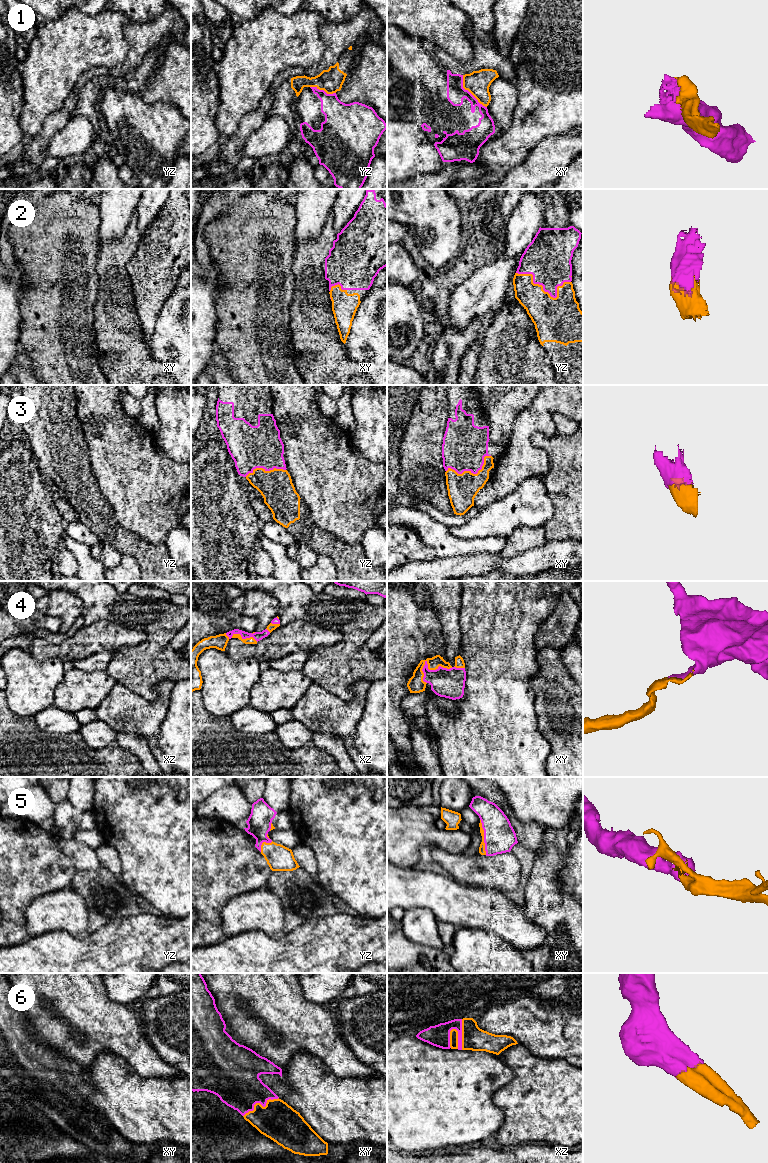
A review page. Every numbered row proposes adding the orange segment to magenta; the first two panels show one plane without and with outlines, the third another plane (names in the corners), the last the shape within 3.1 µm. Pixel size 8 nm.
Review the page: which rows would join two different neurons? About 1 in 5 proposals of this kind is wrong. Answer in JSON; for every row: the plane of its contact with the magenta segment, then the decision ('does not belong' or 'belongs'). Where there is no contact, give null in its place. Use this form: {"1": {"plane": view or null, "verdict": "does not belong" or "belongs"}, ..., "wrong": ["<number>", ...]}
{"1": {"plane": "xy", "verdict": "does not belong"}, "2": {"plane": "yz", "verdict": "belongs"}, "3": {"plane": "xy", "verdict": "belongs"}, "4": {"plane": "xy", "verdict": "belongs"}, "5": {"plane": "xy", "verdict": "belongs"}, "6": {"plane": "xy", "verdict": "belongs"}, "wrong": ["1"]}

